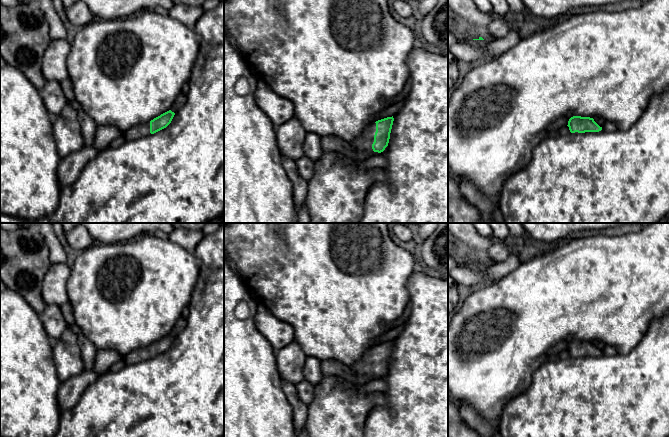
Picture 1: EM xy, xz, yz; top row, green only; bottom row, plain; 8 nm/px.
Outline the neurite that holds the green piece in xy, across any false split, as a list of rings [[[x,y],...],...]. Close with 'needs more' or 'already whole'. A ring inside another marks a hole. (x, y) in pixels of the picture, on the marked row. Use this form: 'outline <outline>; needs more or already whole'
outline [[[169,110],[154,118],[150,122],[130,128],[129,130],[123,132],[126,140],[136,140],[138,138],[146,137],[149,134],[154,134],[166,128],[171,123],[174,115],[175,113]]]; needs more

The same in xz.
outline [[[392,116],[372,123],[348,147],[358,151],[366,151],[369,156],[373,152],[383,152],[389,143],[393,121]]]; needs more

